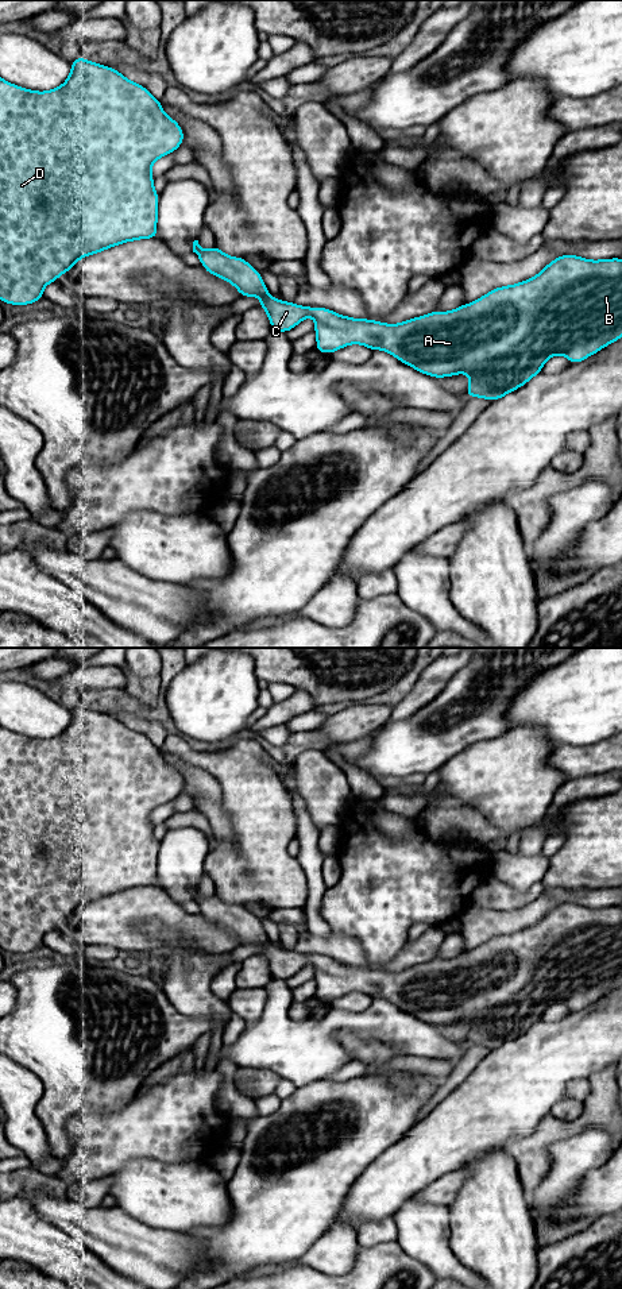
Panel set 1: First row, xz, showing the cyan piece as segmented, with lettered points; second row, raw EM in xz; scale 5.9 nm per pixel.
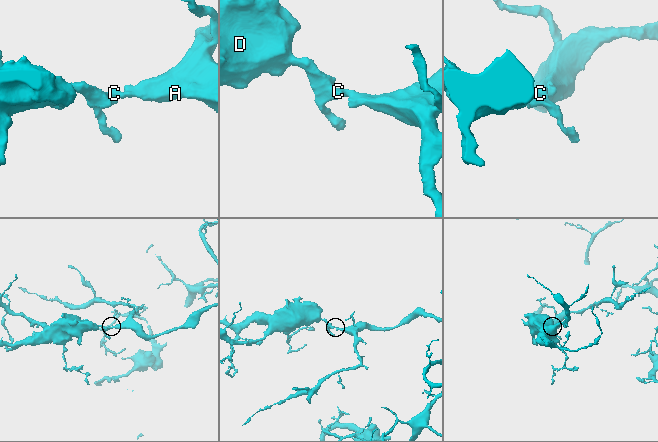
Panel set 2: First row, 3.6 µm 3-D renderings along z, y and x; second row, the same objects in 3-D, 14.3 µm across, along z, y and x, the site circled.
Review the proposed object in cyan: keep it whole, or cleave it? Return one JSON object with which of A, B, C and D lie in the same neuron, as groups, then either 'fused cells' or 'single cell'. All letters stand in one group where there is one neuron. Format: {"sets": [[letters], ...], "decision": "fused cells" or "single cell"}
{"sets": [["A", "B", "C", "D"]], "decision": "single cell"}

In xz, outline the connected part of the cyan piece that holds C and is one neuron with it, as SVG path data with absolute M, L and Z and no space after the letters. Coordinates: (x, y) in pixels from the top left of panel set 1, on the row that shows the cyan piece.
M198 240L193 242L193 252L209 274L228 281L242 297L260 297L258 306L267 312L273 331L286 333L312 316L316 319L316 351L332 354L349 344L362 344L372 351L386 351L433 378L465 373L471 377L468 398L494 402L540 374L550 356L564 355L569 363L579 363L622 337L622 258L591 260L559 255L536 277L492 289L453 310L434 310L399 324L385 324L341 316L328 308L279 301L270 296L259 271L244 258L225 255L217 246L202 250Z

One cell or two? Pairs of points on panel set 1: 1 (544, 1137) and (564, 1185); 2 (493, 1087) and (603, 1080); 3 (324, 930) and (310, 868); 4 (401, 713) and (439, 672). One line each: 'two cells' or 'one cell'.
1: two cells
2: two cells
3: one cell
4: one cell

